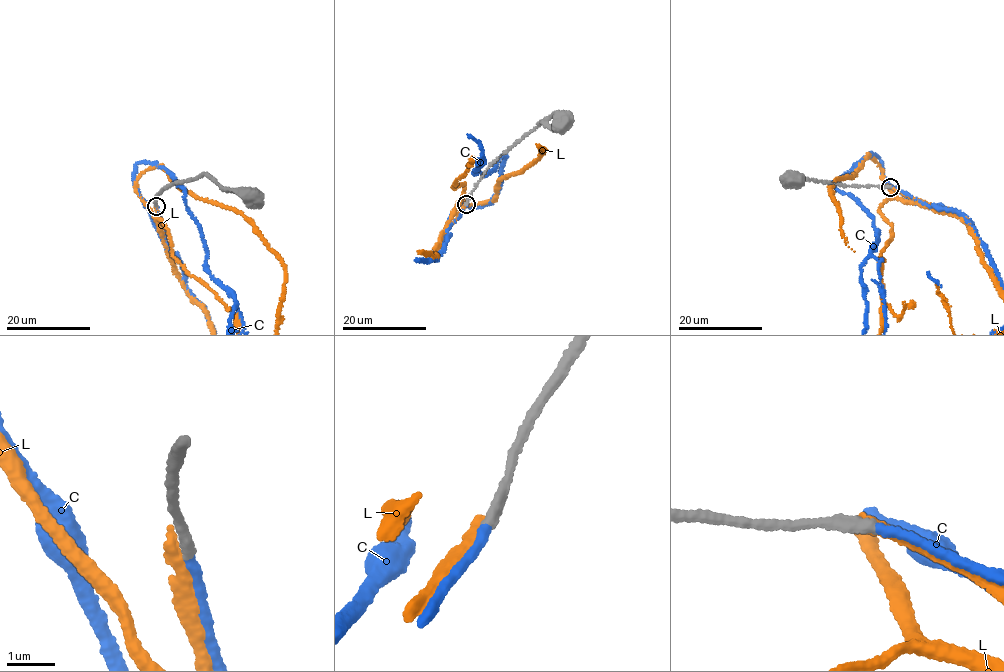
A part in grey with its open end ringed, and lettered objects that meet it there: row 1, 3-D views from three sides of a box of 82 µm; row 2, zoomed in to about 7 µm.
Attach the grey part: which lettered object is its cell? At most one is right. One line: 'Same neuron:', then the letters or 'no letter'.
Same neuron: C

